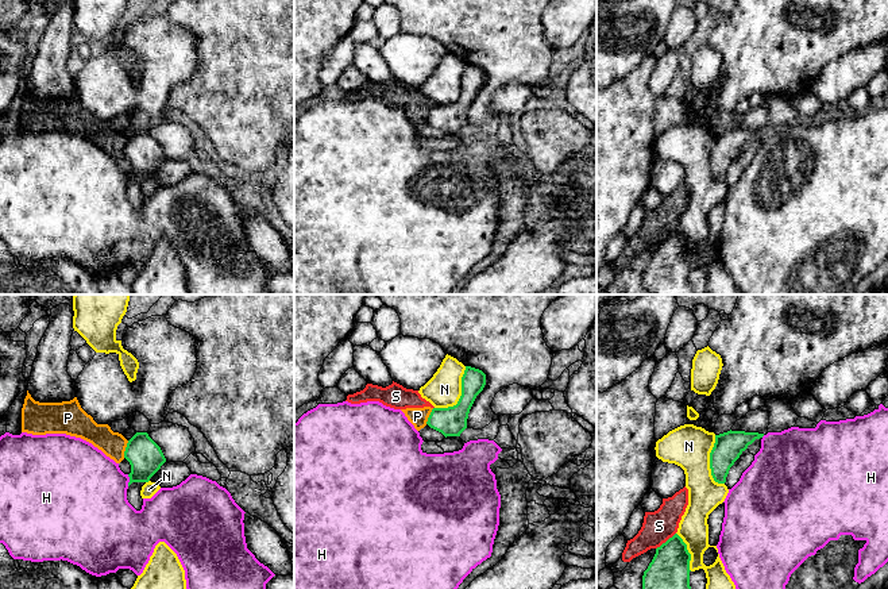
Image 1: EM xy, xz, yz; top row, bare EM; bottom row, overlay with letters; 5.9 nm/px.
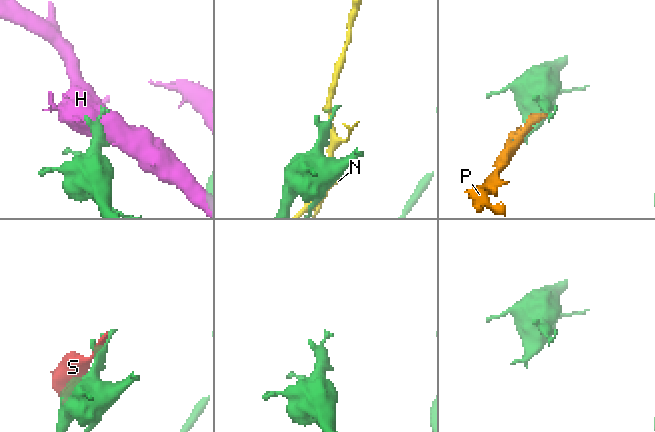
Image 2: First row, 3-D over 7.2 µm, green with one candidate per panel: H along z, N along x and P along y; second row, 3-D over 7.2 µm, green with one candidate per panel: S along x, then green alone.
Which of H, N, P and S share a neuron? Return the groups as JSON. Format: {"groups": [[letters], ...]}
{"groups": [["H"], ["N"], ["P", "S"]]}

